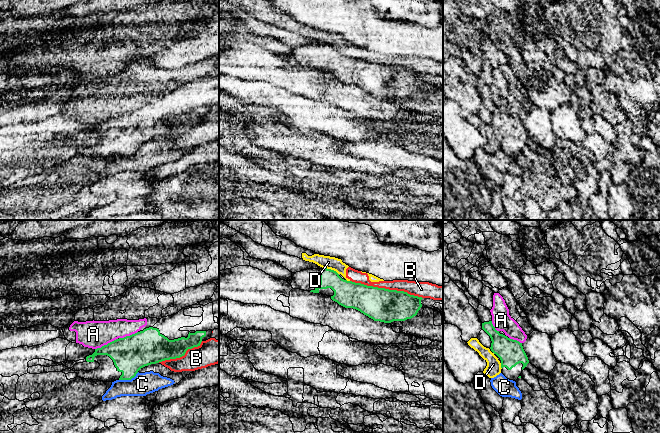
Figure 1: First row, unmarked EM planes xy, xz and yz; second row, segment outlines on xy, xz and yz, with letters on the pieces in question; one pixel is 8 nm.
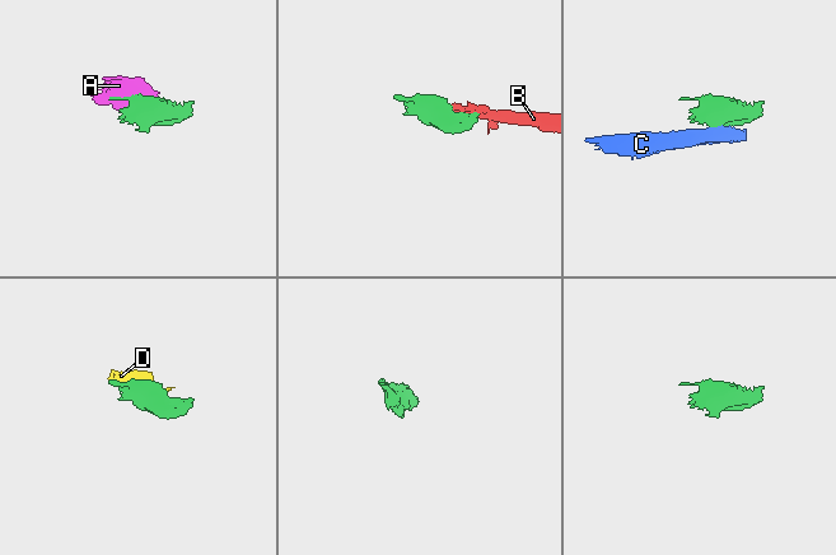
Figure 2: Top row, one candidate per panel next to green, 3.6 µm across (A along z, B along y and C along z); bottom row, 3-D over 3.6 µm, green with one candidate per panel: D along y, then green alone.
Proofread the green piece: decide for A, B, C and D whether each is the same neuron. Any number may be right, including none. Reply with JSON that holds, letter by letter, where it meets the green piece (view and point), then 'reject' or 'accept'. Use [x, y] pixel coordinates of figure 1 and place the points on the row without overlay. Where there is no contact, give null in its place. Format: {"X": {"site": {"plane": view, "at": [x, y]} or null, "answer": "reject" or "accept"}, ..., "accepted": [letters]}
{"A": {"site": {"plane": "xy", "at": [107, 120]}, "answer": "reject"}, "B": {"site": {"plane": "xz", "at": [386, 65]}, "answer": "reject"}, "C": {"site": {"plane": "xy", "at": [128, 155]}, "answer": "reject"}, "D": {"site": {"plane": "xz", "at": [330, 45]}, "answer": "reject"}, "accepted": []}

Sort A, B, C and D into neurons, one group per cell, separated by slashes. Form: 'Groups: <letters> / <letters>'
Groups: A / B D / C

